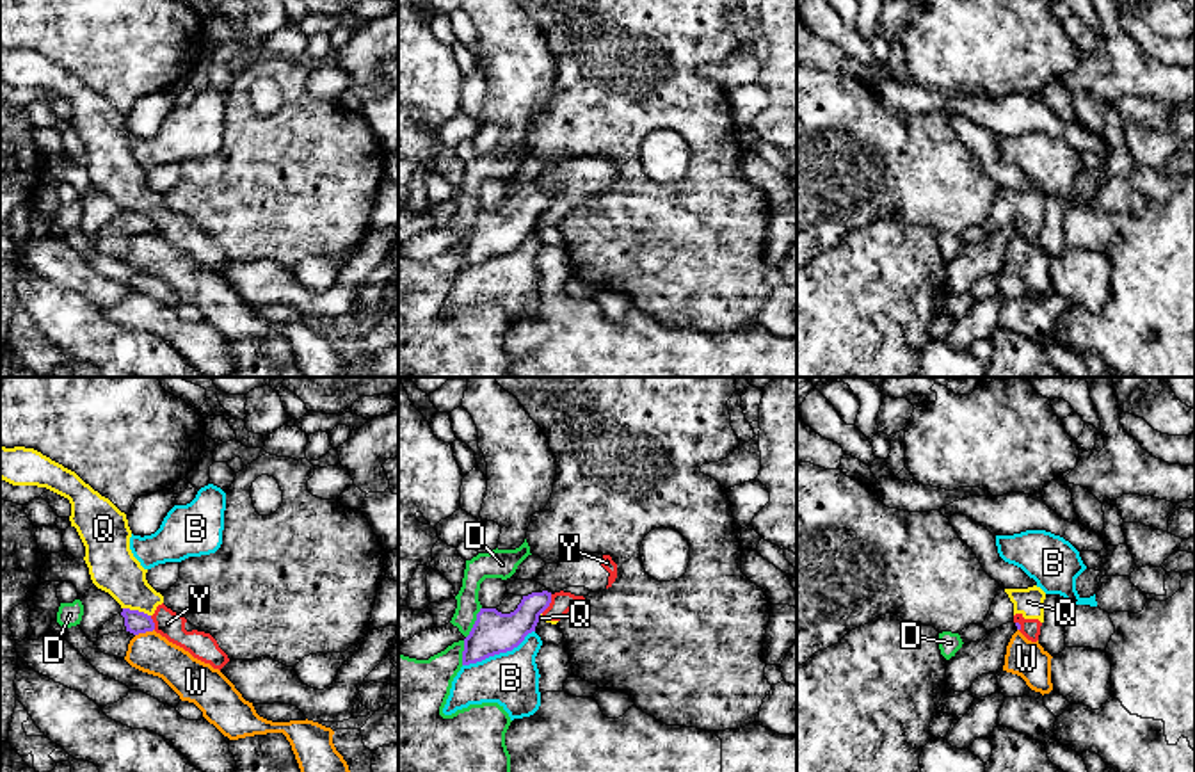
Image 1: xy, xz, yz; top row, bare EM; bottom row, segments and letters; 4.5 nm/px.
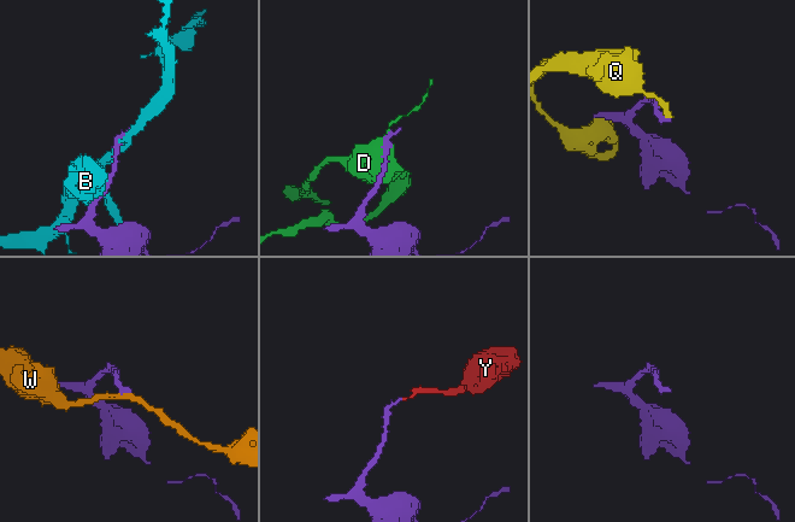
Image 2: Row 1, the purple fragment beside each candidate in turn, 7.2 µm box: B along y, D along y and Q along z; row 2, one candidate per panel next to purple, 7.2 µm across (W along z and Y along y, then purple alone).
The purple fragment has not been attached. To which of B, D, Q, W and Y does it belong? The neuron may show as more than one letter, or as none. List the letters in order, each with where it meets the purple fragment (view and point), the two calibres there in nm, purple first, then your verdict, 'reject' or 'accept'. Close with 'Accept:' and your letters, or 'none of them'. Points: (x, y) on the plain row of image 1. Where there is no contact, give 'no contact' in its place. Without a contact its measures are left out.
B: xz (498, 255) | 190/240 nm | reject
D: xz (475, 225) | 190/110 nm | reject
Q: xy (137, 212) | 100/220 nm | reject
W: xy (144, 233) | 100/180 nm | reject
Y: xz (550, 203) | 170/100 nm | reject
Accept: none of them

